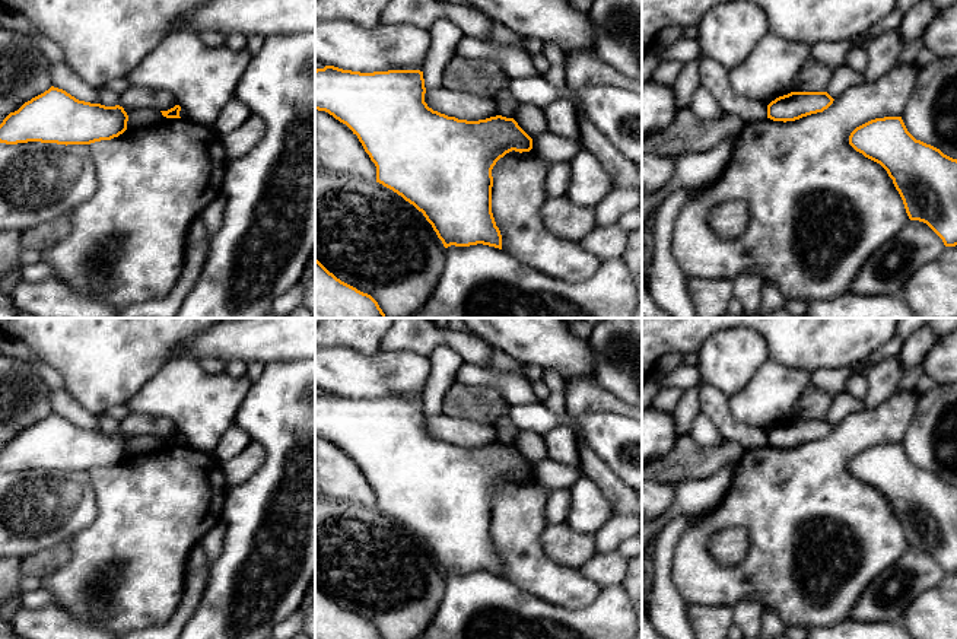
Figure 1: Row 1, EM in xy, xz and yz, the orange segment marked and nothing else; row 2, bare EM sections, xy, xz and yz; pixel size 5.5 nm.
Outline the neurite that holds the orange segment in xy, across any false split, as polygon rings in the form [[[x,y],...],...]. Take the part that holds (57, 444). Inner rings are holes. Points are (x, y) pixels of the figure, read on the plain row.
[[[51,413],[3,446],[0,470],[90,471],[118,464],[127,457],[127,448],[128,442],[120,432],[79,427]]]

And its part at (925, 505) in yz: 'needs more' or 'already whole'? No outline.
already whole

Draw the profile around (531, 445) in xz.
[[[519,432],[514,446],[531,465],[549,458],[544,436],[535,432]]]

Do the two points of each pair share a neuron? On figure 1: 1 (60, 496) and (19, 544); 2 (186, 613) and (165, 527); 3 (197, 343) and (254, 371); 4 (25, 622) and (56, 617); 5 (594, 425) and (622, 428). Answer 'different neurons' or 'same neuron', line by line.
1: same neuron
2: different neurons
3: different neurons
4: same neuron
5: same neuron

